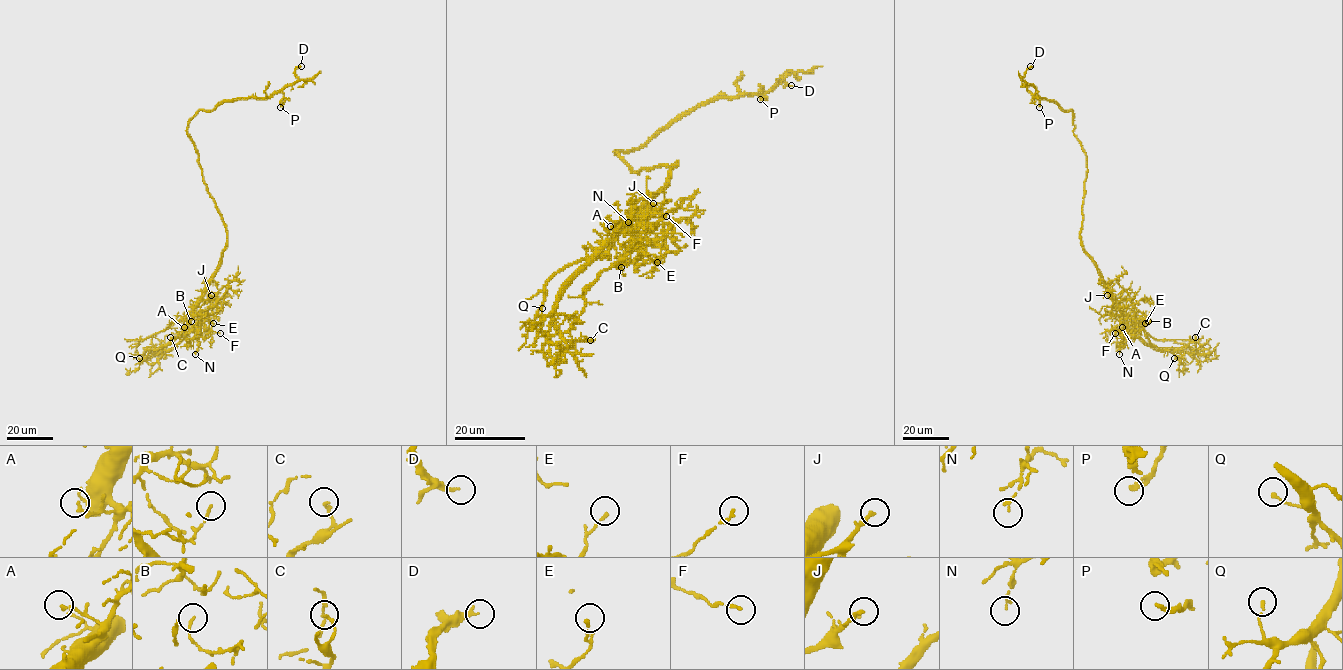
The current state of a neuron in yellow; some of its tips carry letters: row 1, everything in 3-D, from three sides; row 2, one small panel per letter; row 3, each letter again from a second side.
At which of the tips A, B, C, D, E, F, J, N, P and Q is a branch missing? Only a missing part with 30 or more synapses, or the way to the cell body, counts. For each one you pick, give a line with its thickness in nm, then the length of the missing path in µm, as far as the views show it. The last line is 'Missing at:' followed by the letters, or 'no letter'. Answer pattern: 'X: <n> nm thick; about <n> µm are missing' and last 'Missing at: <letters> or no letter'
D: 200 nm thick; about 10 µm are missing
J: 200 nm thick; about 10 µm are missing
Missing at: D, J

